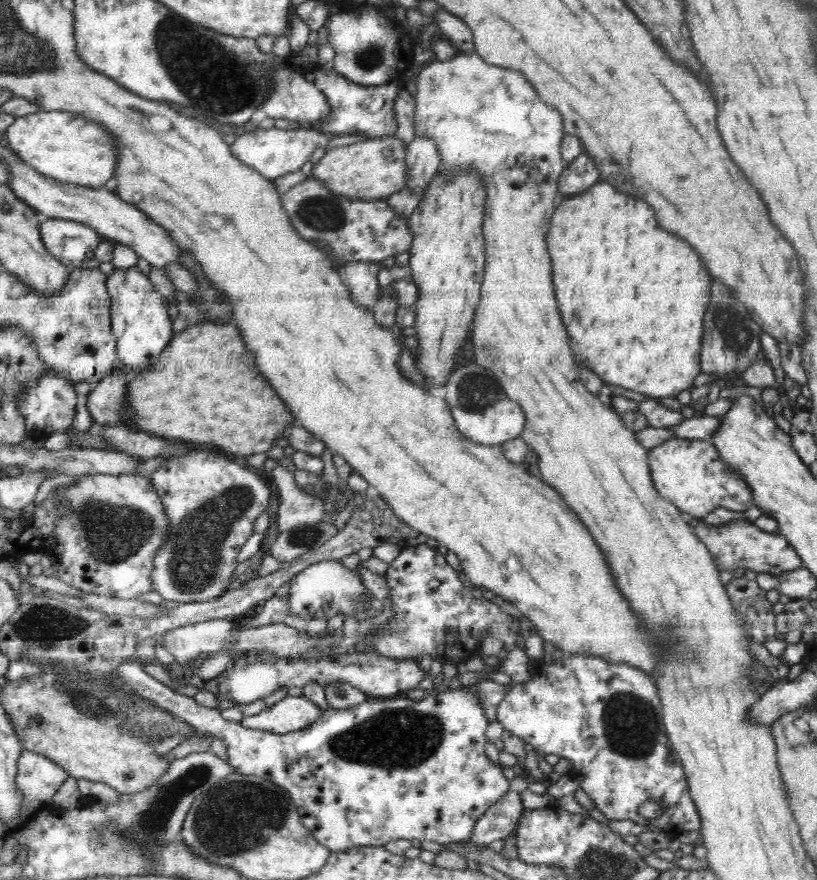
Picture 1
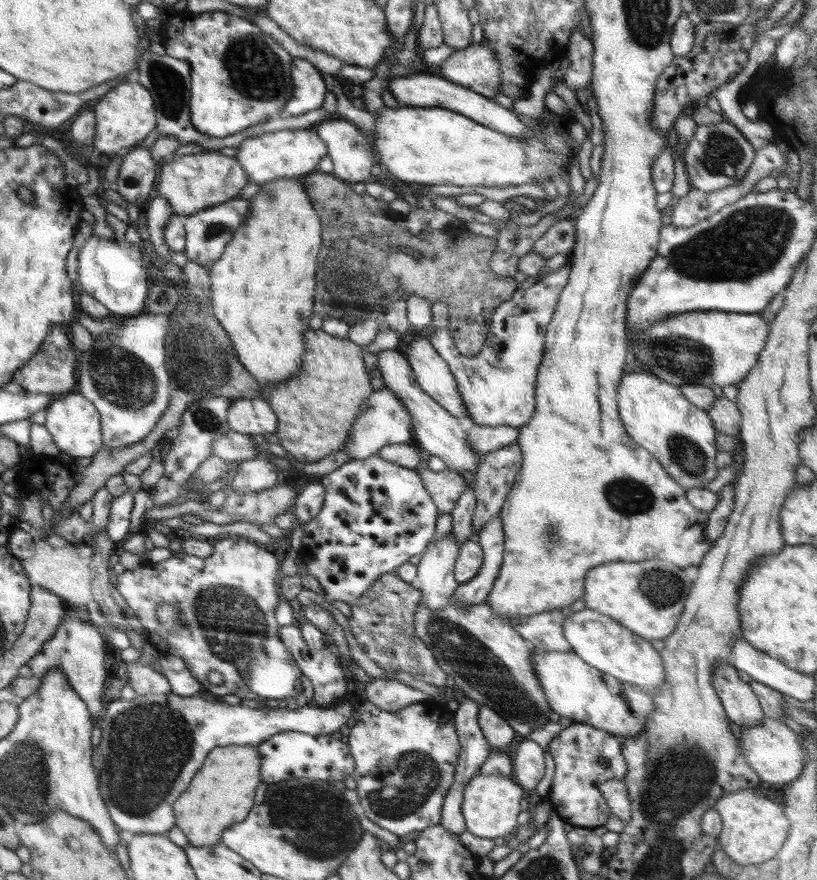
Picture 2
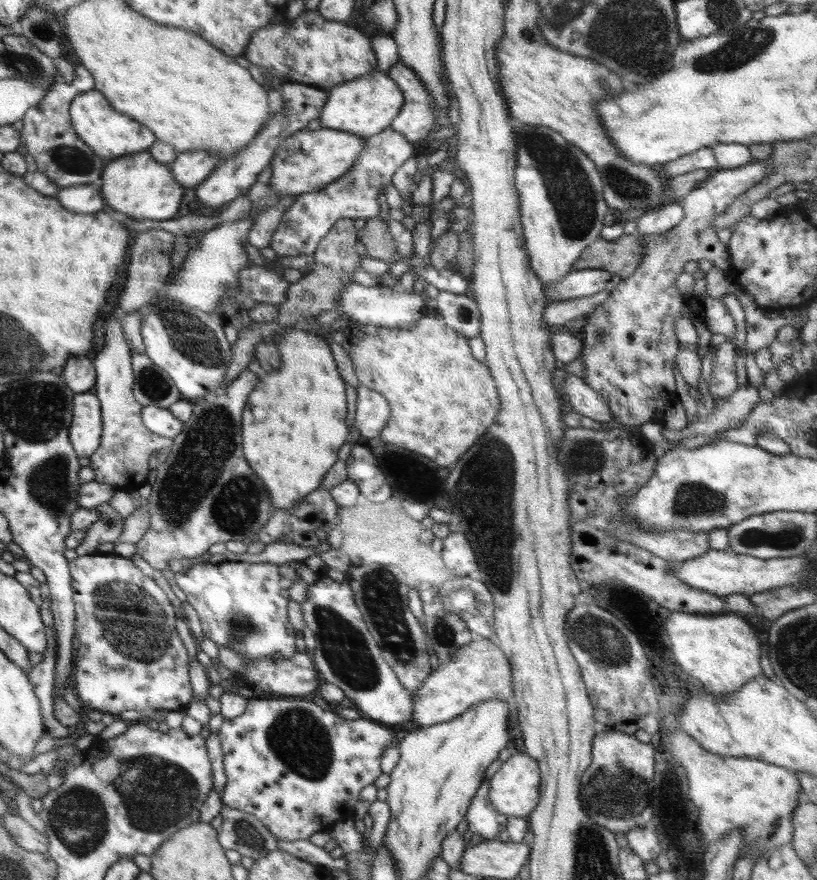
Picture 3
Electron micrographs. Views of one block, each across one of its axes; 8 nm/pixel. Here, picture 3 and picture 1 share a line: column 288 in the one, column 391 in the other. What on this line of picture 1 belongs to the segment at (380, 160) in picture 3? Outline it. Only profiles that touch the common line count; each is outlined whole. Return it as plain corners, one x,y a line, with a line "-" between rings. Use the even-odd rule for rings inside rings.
309,178
294,185
281,198
281,204
288,216
289,221
297,233
306,241
326,242
330,247
334,260
339,266
350,264
350,262
372,262
380,263
388,256
395,256
410,250
410,244
414,235
408,227
408,217
396,214
386,199
359,200
358,198
345,198
340,194
331,192
324,182
310,180

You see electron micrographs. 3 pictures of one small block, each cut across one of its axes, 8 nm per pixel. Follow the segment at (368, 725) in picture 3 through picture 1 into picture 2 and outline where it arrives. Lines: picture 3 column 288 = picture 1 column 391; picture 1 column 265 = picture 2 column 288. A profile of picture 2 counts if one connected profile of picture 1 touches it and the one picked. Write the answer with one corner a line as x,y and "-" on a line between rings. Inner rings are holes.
295,730
275,734
257,746
263,757
260,765
260,780
265,784
286,779
314,779
323,781
344,781
354,771
355,762
349,747
342,739
332,735
312,735

